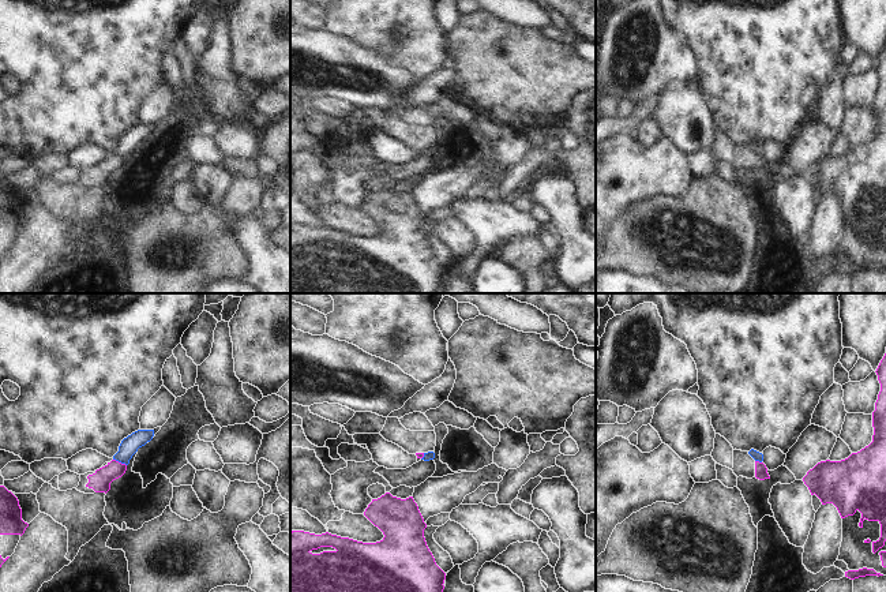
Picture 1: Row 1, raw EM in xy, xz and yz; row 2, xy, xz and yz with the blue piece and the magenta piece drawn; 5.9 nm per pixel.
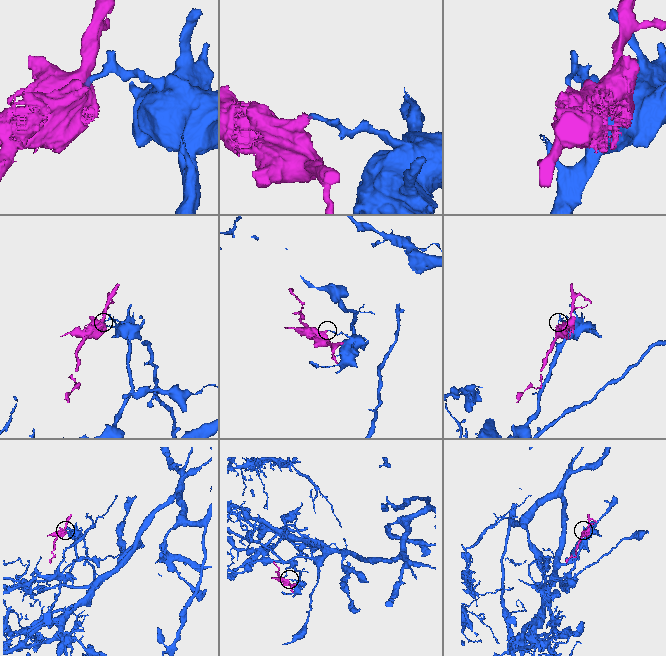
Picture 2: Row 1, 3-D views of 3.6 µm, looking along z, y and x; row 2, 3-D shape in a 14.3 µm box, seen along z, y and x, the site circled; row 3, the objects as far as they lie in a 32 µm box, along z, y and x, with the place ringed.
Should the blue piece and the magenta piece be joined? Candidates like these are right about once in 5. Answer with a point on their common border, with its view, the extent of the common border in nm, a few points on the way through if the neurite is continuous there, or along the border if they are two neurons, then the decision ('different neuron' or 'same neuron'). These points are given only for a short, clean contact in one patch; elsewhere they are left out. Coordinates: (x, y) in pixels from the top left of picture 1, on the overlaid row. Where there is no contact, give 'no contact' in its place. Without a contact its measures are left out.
contact xy (120, 461); length 90 nm; border xy (113, 459), (126, 465); different neuron

